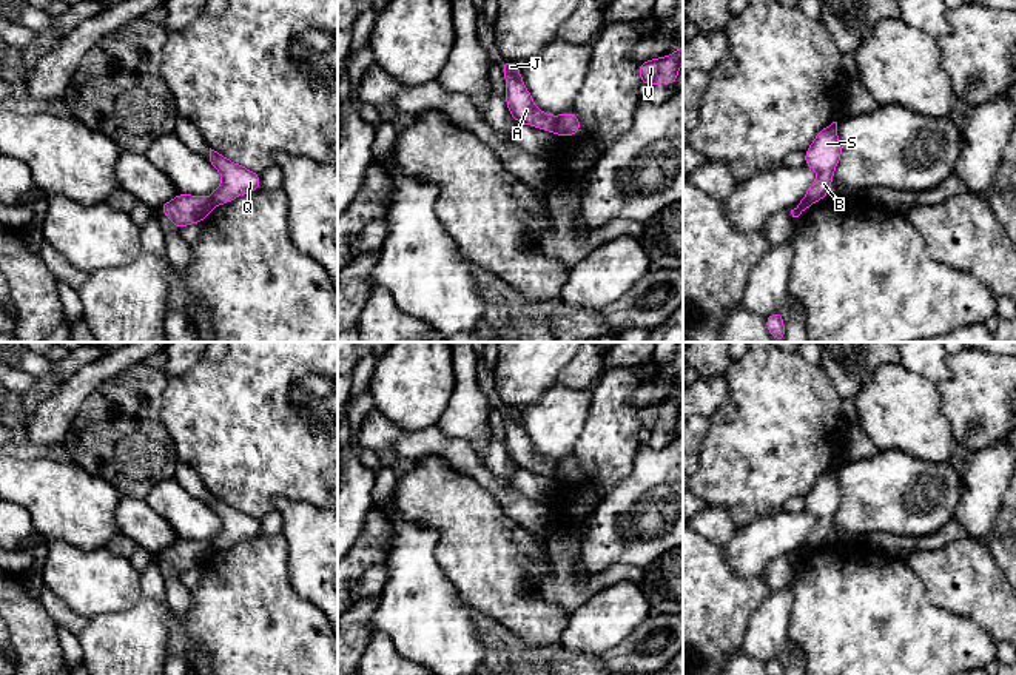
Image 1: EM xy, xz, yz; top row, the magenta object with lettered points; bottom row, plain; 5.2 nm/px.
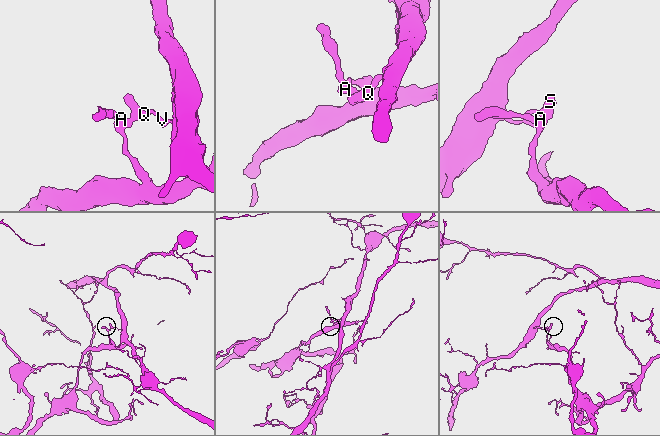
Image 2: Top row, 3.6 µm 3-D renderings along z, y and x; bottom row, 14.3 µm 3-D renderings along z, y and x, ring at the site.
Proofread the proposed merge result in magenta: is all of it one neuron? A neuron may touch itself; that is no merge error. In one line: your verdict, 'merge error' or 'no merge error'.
merge error

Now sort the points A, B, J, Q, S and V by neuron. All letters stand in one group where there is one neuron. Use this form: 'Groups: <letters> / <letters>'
Groups: A J / B Q S V

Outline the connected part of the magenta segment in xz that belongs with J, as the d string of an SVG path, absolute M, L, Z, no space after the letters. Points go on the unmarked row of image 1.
M506 405L503 410L503 419L507 430L504 439L510 461L518 468L530 470L553 479L558 470L558 462L537 453L521 424L520 411L515 407Z

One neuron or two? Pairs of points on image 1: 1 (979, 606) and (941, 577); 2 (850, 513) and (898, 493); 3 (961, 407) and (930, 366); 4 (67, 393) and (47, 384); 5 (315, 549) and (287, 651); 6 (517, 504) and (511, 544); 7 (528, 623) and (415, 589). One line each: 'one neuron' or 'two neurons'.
1: one neuron
2: one neuron
3: two neurons
4: two neurons
5: two neurons
6: two neurons
7: two neurons

